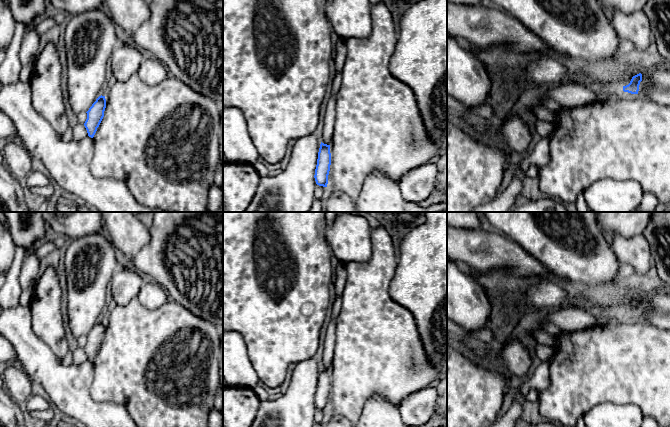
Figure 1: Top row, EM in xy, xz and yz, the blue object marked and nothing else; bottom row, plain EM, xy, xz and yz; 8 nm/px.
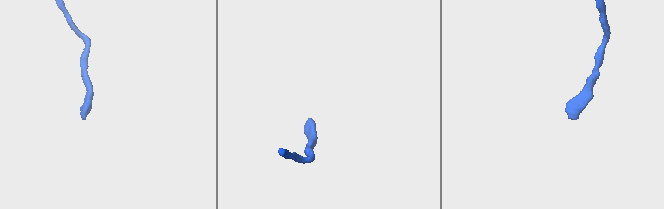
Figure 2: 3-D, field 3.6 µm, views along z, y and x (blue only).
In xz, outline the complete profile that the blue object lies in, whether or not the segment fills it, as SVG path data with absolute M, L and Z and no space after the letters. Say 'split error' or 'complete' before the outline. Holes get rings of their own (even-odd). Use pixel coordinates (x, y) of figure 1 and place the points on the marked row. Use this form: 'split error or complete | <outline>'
complete | M321 142L314 175L317 185L327 187L330 165L331 165L330 145Z

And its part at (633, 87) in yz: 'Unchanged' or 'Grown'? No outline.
Unchanged

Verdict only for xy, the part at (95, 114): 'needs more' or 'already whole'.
already whole

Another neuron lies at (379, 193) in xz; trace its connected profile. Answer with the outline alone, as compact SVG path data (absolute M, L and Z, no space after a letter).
M379 171L370 174L357 199L357 212L405 212L398 183Z

